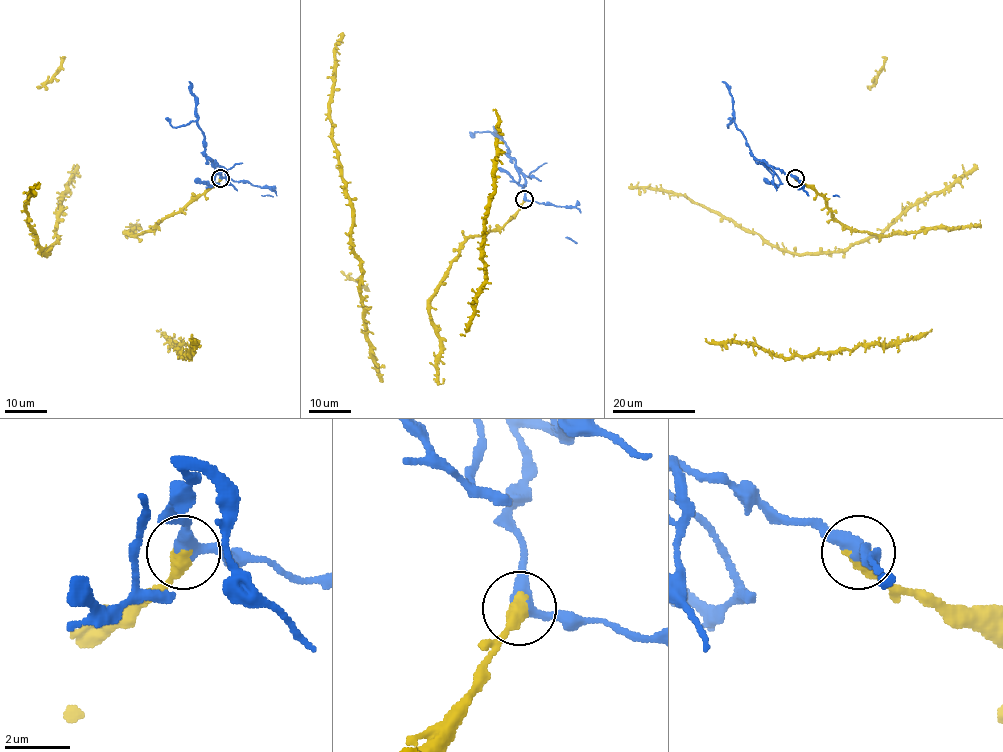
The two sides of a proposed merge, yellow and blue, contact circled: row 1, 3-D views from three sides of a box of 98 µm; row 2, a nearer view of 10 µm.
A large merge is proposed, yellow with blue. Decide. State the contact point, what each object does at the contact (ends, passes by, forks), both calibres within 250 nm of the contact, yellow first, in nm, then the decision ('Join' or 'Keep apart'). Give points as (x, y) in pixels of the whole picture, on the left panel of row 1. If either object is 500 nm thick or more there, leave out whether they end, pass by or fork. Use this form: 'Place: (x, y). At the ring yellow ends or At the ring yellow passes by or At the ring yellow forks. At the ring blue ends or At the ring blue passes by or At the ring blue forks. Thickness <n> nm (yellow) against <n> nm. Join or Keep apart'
Place: (220, 178). Thickness 500 nm (yellow) against 400 nm. Keep apart

